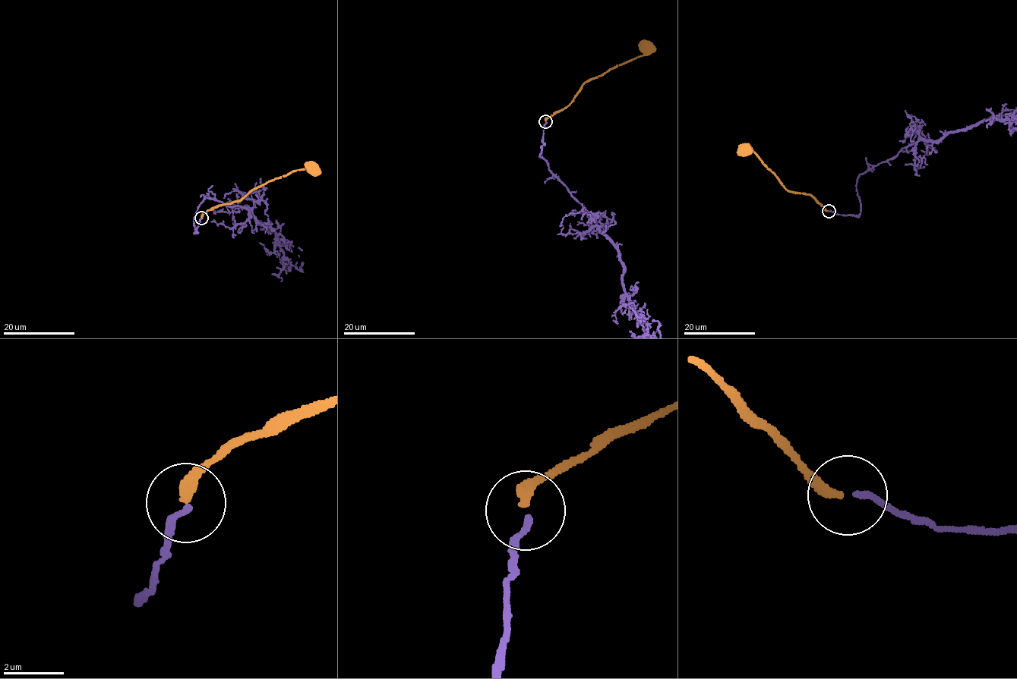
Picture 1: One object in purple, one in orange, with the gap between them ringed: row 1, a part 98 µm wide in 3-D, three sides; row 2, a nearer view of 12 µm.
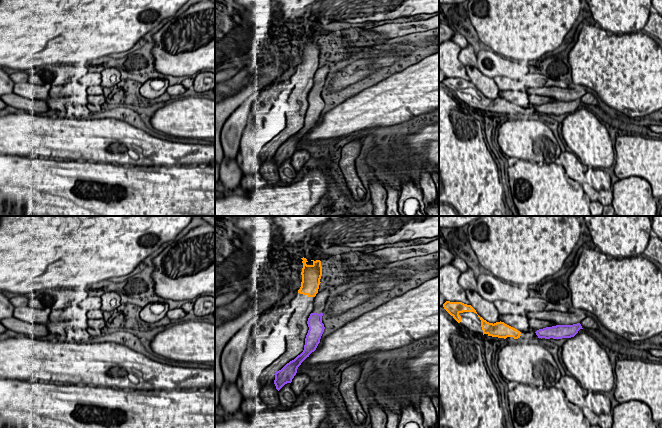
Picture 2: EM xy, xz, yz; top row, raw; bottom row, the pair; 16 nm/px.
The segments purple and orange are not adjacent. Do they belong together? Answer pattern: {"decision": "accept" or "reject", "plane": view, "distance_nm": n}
{"decision": "reject", "plane": "yz", "distance_nm": 240}

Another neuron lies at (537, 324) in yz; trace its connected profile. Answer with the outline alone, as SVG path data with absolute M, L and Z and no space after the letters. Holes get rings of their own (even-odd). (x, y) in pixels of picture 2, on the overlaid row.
M529 319L528 321L529 327L532 329L543 329L546 327L556 326L554 322L547 321L547 320L540 320L540 319Z

